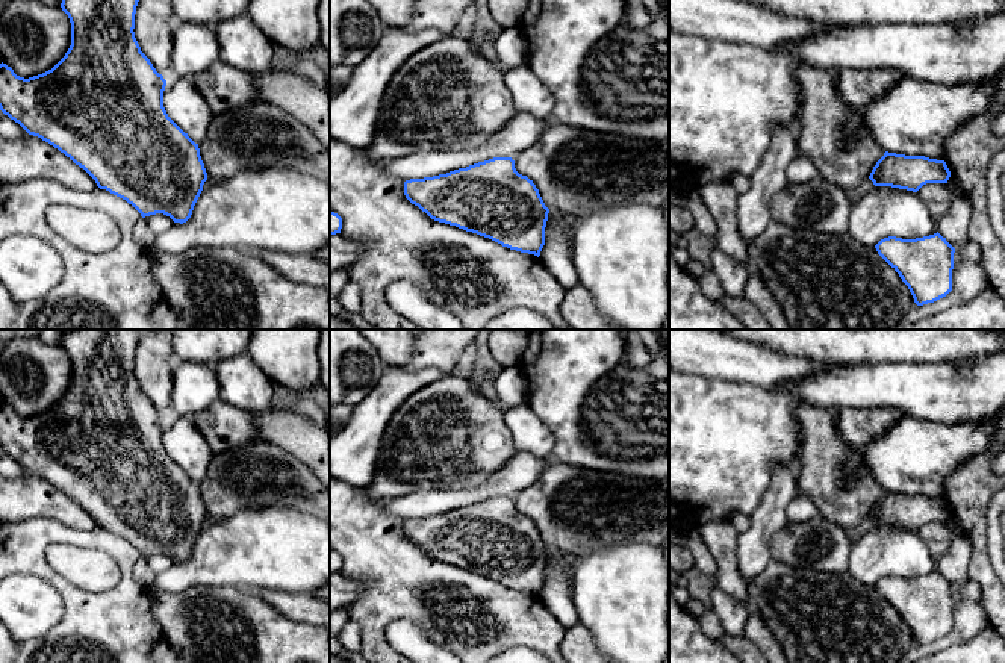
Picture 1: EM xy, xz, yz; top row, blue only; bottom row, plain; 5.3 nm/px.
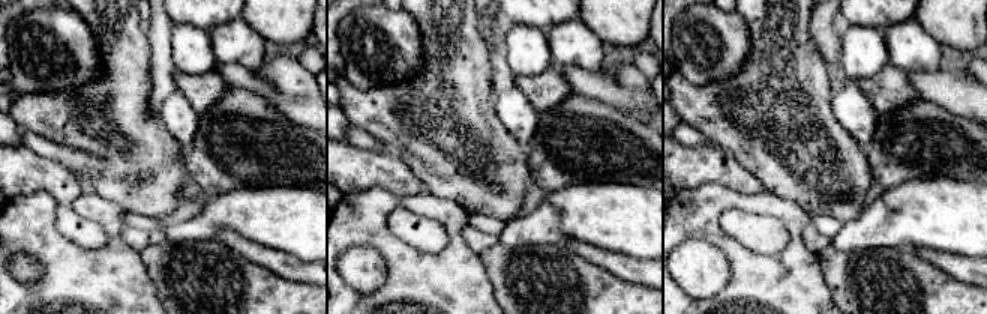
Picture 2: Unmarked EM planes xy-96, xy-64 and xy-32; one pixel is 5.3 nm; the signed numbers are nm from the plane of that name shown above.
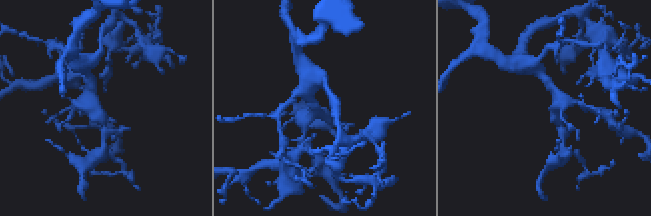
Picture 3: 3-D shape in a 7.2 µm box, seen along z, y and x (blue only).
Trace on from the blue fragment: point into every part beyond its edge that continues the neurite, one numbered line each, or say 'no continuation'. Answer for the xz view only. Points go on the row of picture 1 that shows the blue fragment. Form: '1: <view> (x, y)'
no continuation

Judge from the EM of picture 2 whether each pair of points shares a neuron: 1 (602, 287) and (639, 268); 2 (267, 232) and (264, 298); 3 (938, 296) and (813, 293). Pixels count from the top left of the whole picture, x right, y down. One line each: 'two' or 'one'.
1: two
2: two
3: two

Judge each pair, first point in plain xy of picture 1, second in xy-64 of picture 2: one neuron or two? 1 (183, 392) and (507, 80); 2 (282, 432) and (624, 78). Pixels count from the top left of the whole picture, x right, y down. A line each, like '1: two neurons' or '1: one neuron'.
1: two neurons
2: two neurons

